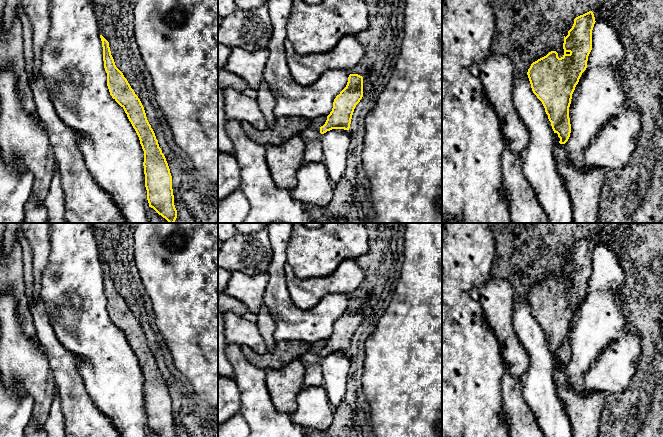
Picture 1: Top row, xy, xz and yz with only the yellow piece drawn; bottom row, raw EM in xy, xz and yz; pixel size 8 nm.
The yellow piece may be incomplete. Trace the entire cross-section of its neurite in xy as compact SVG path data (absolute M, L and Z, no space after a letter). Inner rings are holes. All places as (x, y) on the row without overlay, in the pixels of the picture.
M102 259L100 262L110 319L124 333L144 375L143 390L149 431L157 437L177 437L170 393L147 344L144 331L123 297L116 291L109 266Z

